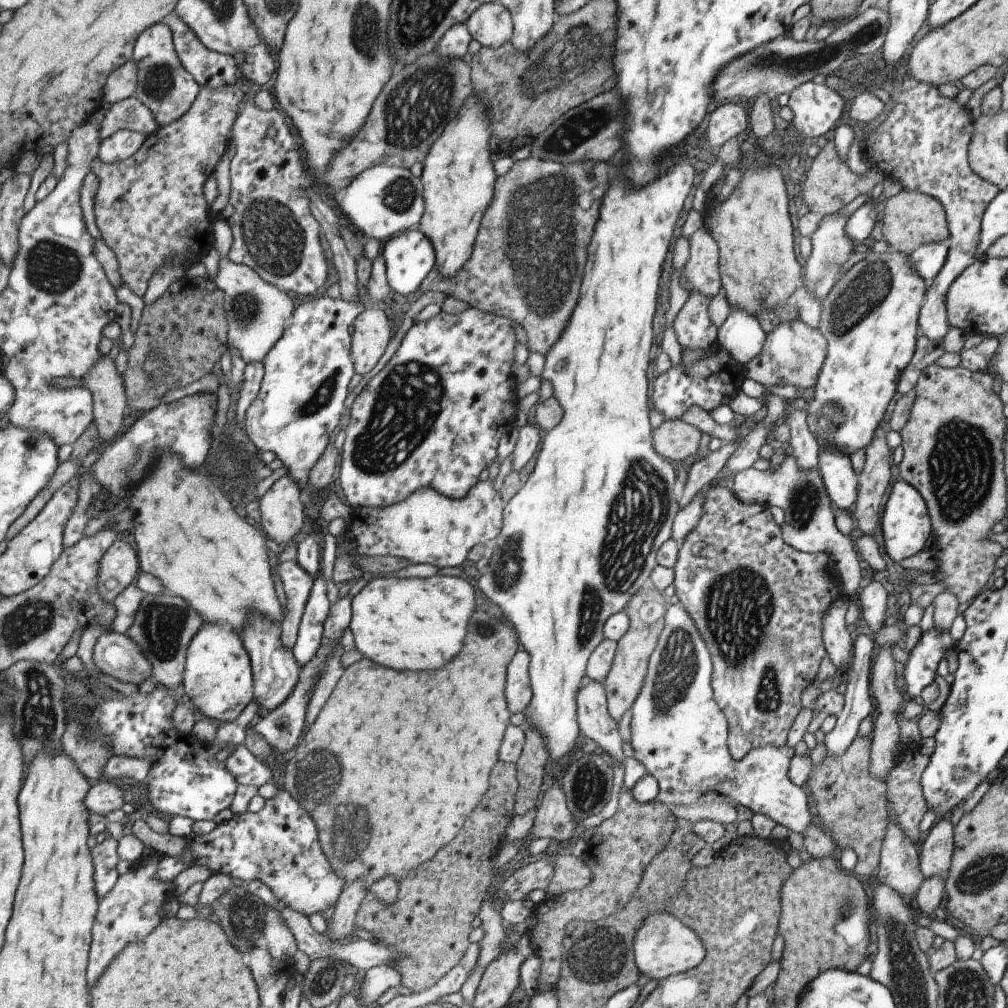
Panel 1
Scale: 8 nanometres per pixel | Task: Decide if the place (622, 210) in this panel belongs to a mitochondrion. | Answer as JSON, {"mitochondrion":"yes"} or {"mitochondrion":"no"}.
{"mitochondrion":"no"}

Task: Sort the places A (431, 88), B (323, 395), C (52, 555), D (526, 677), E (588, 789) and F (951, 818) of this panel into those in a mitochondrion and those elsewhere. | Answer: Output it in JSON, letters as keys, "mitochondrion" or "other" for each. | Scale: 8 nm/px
{"A":"mitochondrion","B":"mitochondrion","C":"other","D":"other","E":"mitochondrion","F":"other"}

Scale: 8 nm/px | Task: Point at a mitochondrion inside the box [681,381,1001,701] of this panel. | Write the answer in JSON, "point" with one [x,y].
{"point":[962,465]}

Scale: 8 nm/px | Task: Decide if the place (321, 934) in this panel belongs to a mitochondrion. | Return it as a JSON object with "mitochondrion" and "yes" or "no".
{"mitochondrion":"no"}

